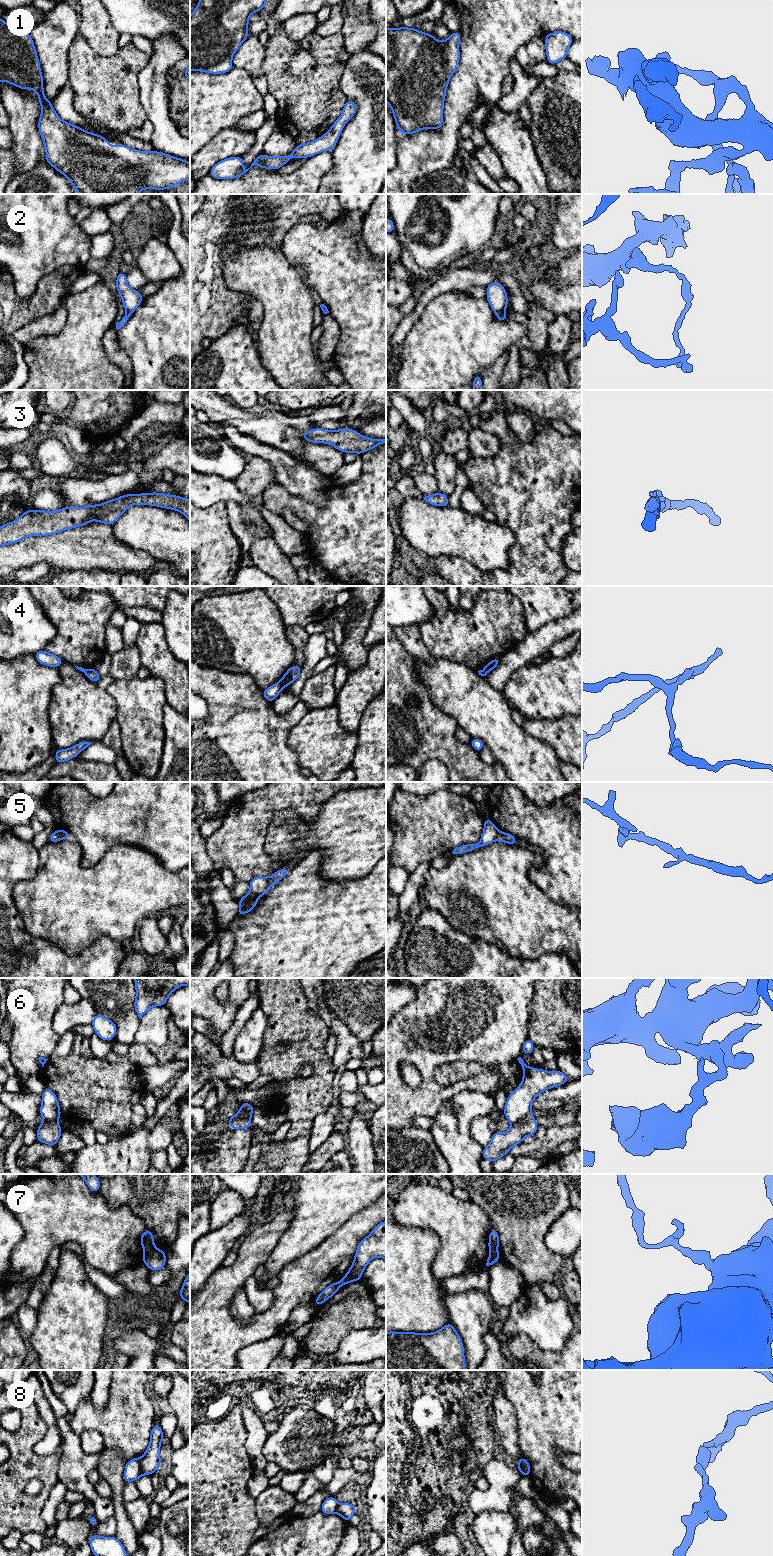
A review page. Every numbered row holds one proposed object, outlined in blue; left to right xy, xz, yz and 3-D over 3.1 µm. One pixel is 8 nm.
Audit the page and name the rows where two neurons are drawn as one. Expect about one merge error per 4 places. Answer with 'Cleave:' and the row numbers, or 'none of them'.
Cleave: 2, 4, 5, 6, 7, 8

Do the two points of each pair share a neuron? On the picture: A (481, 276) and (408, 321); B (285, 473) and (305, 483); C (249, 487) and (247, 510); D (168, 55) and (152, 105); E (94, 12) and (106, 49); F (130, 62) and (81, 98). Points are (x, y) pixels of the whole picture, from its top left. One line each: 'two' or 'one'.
A: one
B: one
C: two
D: one
E: one
F: one

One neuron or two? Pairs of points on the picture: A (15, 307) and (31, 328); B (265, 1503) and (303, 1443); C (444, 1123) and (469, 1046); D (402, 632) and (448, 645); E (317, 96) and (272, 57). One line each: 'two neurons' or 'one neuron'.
A: two neurons
B: two neurons
C: two neurons
D: two neurons
E: one neuron

